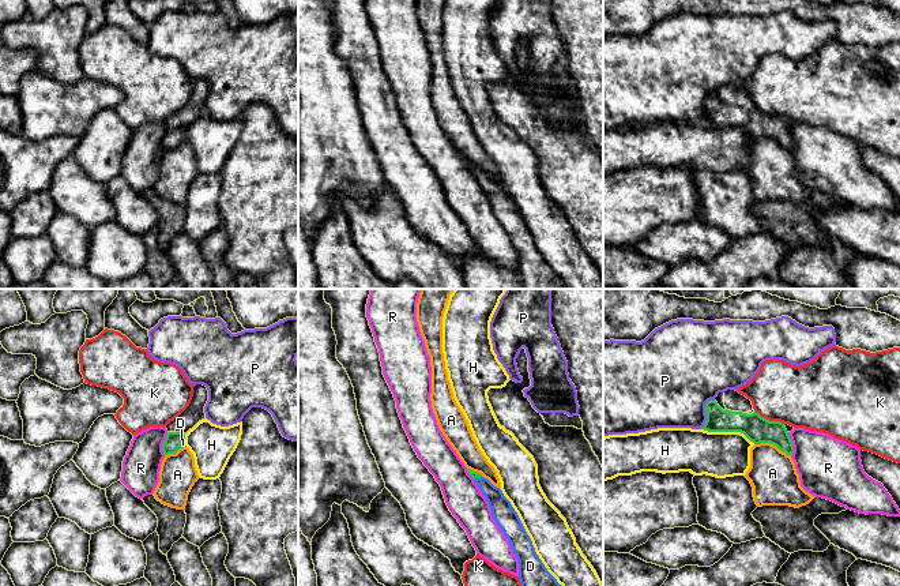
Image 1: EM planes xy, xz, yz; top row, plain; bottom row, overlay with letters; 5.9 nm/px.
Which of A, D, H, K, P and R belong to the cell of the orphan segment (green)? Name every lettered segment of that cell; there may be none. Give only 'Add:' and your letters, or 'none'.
Add: D

